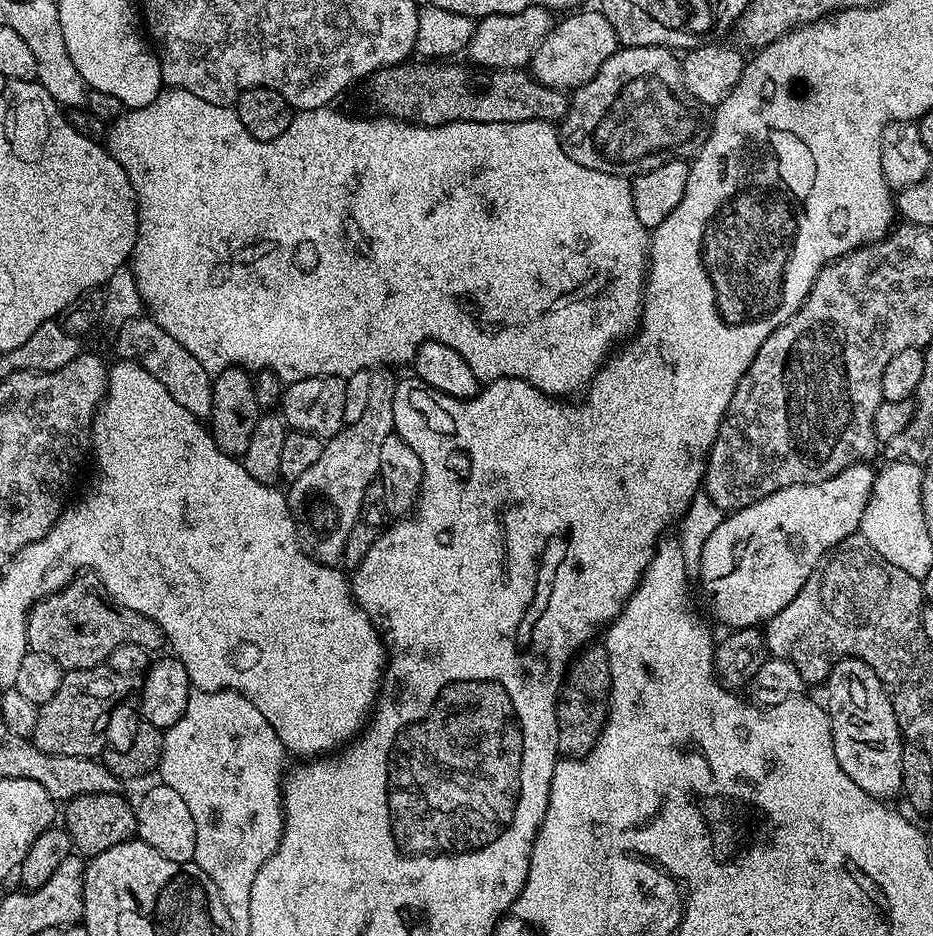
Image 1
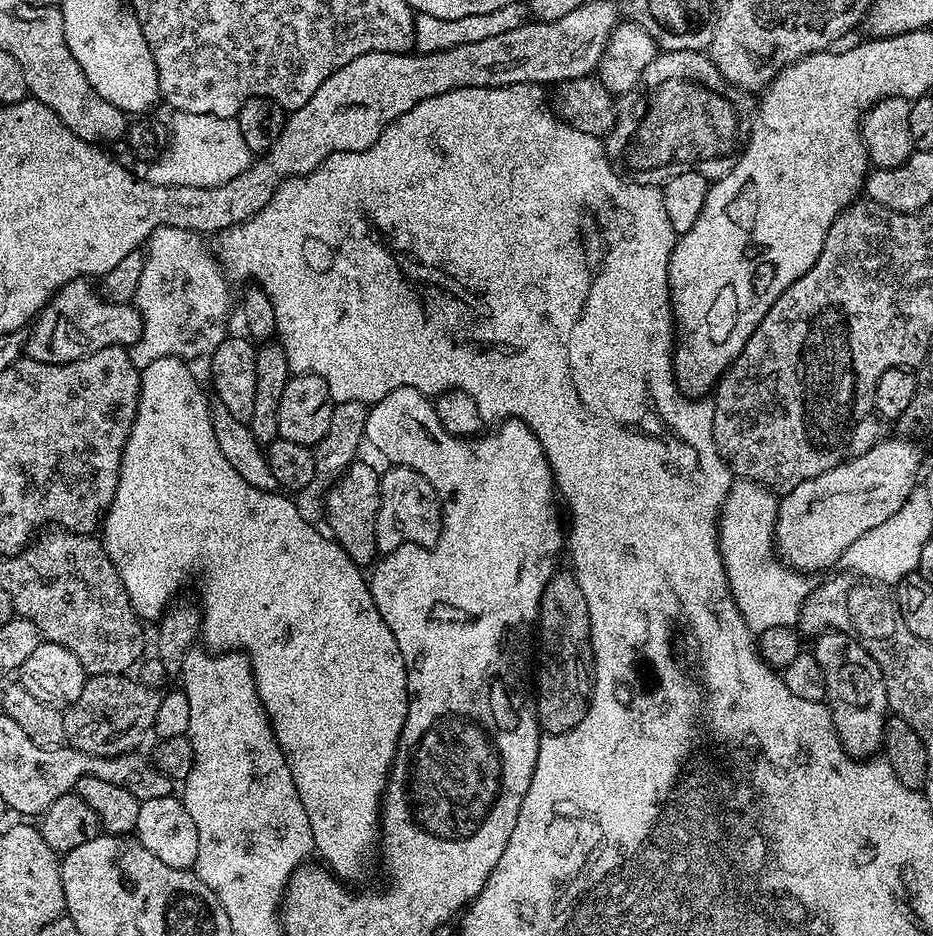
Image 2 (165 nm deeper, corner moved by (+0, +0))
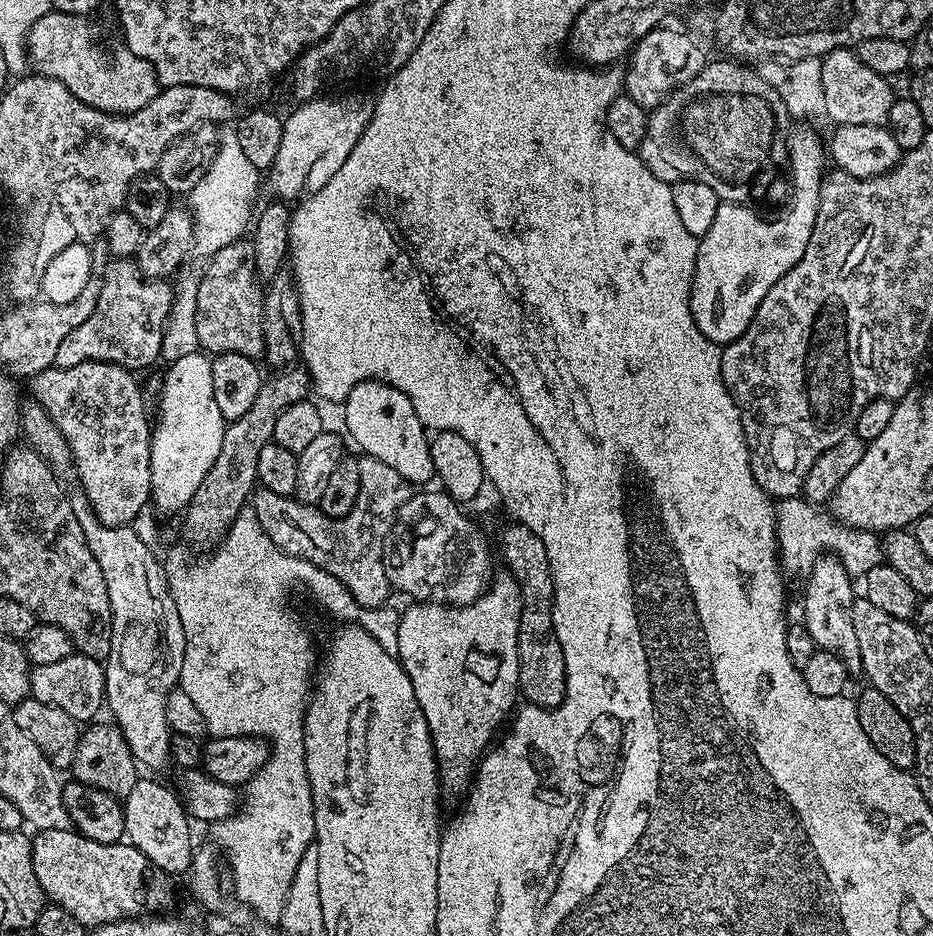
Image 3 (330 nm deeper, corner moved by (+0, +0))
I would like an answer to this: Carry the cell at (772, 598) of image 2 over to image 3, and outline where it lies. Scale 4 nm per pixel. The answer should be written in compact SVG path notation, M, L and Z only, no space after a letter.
M800 496L783 497L775 505L775 509L776 547L781 569L789 577L803 577L811 572L817 560L825 554L831 554L840 560L848 575L853 578L862 578L882 562L882 544L877 533L861 532L859 528L850 528L827 515L824 517L820 513L823 511L817 510Z

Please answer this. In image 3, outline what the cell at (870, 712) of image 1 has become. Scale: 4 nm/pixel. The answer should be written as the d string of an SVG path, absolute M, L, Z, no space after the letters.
M825 554L817 560L811 572L807 573L807 580L808 585L804 588L802 623L806 630L810 630L810 638L814 638L817 649L834 653L846 665L849 673L859 673L861 667L858 634L854 634L852 617L853 577L848 575L840 560L831 554Z

